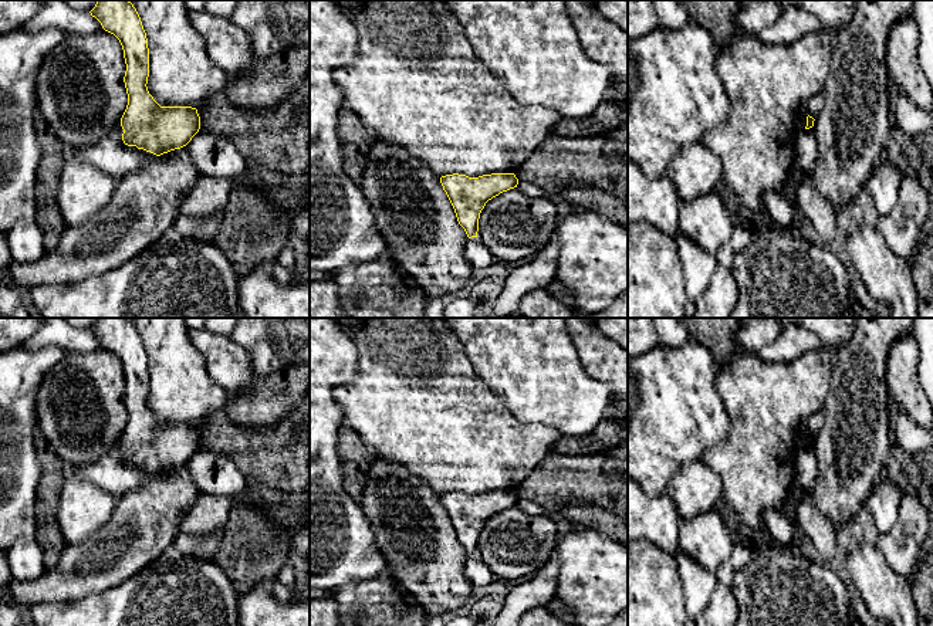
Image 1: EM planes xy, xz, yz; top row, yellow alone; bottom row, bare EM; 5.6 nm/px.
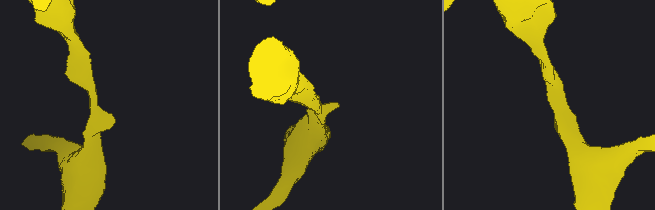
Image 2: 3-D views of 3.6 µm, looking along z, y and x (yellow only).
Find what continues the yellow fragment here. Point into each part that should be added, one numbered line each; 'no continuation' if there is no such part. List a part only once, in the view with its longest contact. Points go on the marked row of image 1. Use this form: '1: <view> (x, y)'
no continuation

